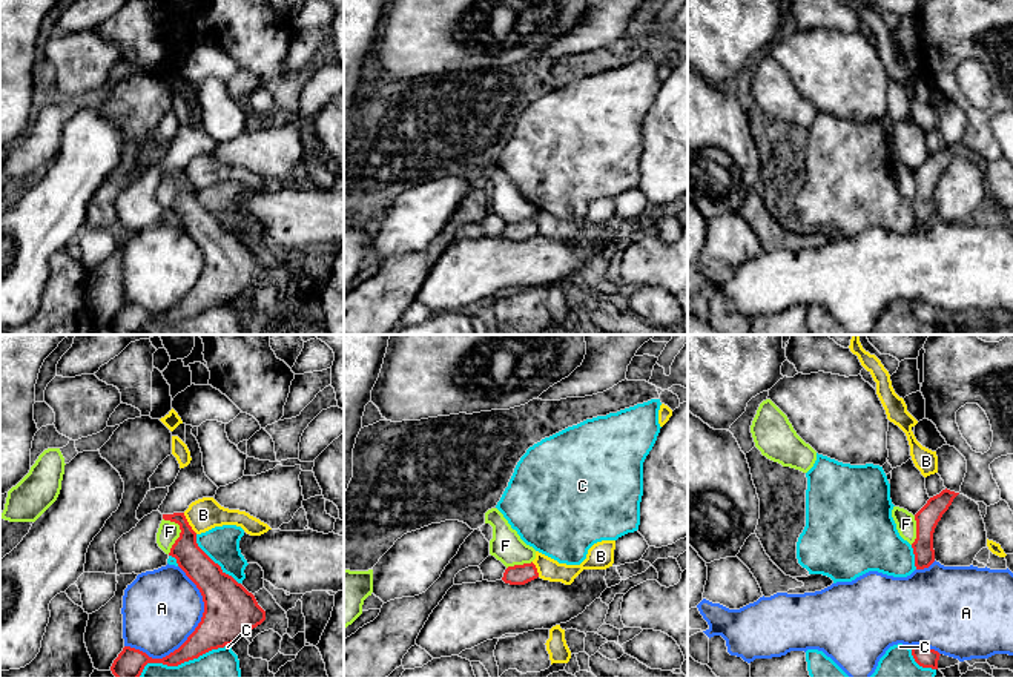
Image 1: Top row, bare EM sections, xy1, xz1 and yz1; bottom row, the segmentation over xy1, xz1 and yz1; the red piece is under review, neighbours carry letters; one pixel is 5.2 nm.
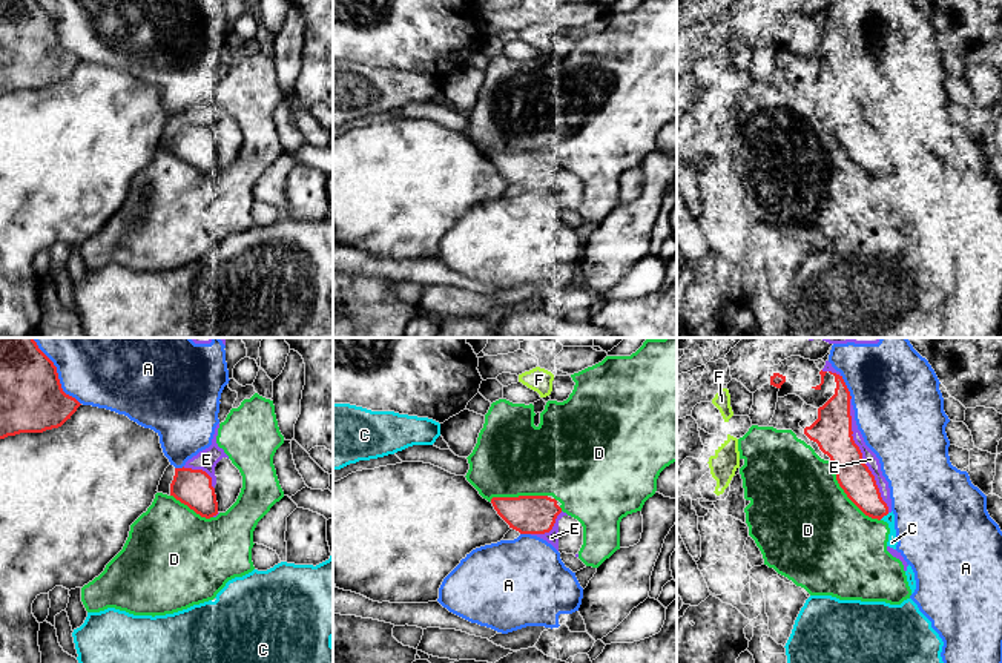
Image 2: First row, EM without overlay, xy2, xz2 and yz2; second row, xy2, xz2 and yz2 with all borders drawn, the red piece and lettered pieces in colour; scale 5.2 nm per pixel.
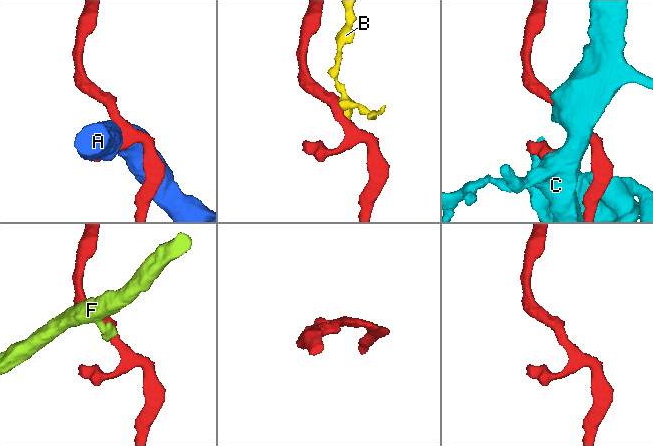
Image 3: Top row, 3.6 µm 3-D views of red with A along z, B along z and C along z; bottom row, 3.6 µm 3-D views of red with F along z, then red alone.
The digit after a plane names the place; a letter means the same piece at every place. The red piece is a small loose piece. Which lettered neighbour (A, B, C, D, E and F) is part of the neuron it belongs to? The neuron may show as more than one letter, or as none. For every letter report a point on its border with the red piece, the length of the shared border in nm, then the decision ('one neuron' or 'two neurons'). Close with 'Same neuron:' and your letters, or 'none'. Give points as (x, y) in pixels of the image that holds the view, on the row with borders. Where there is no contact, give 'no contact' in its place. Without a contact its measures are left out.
A: contact xy1 (192, 633); length 500 nm; two neurons
B: contact xy1 (188, 524); length 130 nm; two neurons
C: contact xy1 (212, 561); length 360 nm; two neurons
D: contact xz2 (519, 496); length 300 nm; two neurons
E: contact yz2 (861, 455); length 650 nm; two neurons
F: contact xy1 (181, 531); length 190 nm; two neurons
Same neuron: none

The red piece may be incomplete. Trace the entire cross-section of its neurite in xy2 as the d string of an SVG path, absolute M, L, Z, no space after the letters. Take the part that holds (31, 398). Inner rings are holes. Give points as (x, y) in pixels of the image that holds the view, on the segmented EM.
M0 338L0 439L58 428L80 405L63 391L57 367L34 338Z

